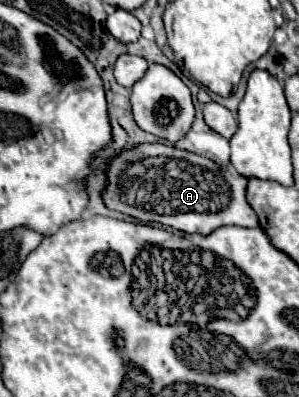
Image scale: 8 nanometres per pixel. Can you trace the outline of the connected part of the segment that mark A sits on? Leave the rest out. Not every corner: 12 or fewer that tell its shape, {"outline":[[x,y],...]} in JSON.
{"outline":[[150,143],[110,163],[104,203],[210,235],[258,227],[246,177]]}

